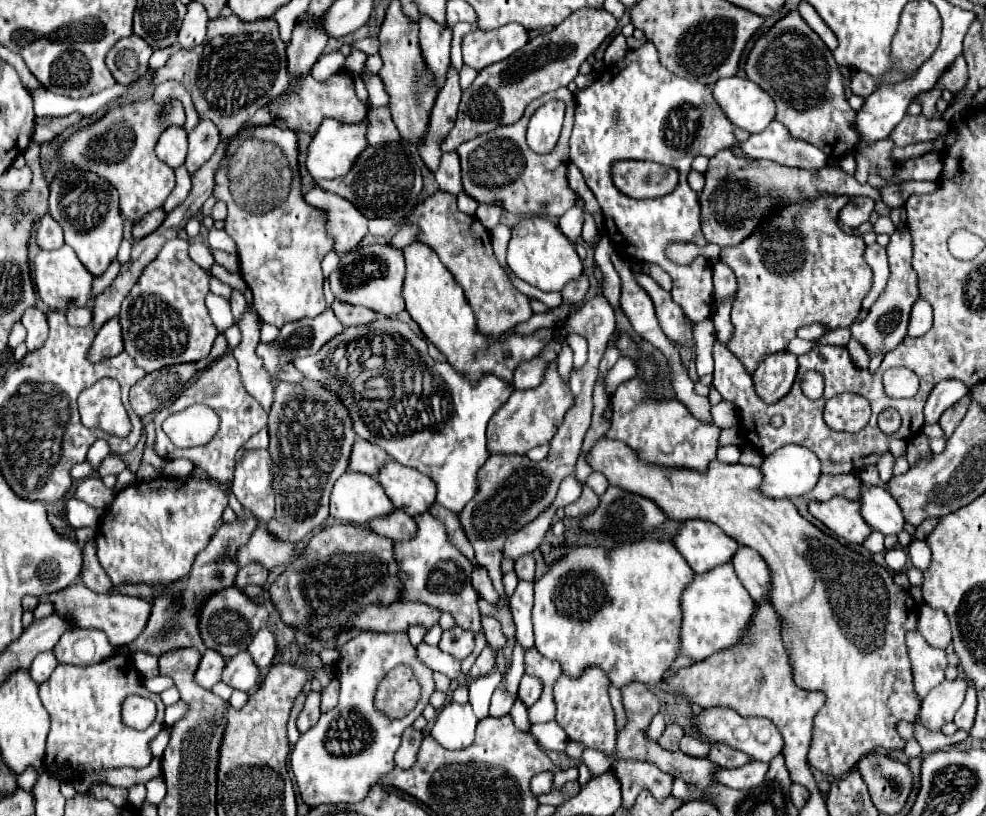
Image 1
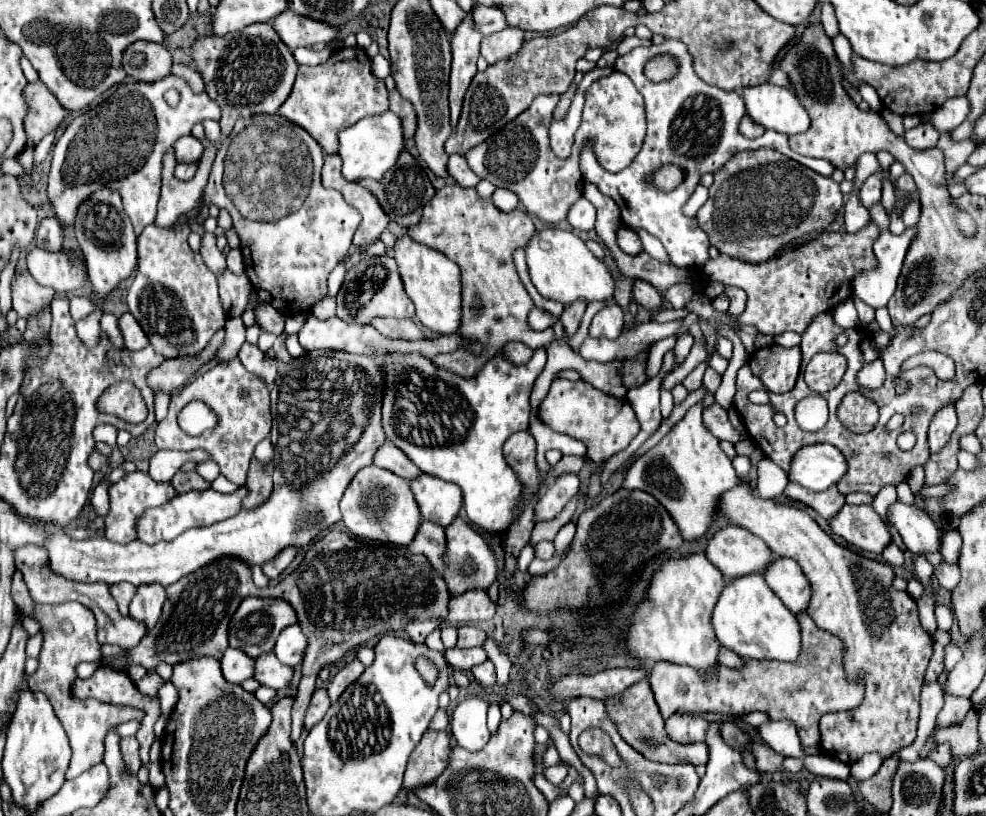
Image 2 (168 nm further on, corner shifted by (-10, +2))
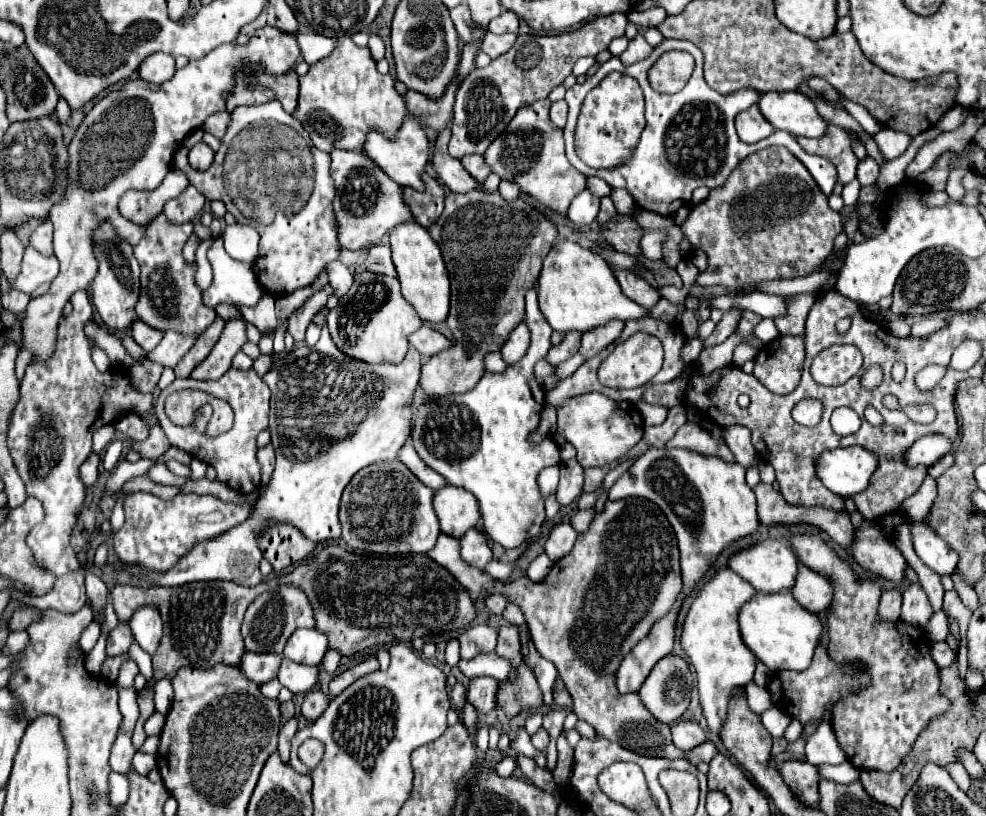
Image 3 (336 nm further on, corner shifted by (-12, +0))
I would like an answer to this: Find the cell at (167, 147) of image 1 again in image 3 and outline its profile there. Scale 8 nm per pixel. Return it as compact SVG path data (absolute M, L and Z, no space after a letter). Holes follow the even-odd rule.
M197 143L197 145L193 145L191 151L189 151L189 165L191 165L193 169L205 171L205 169L211 165L213 155L215 155L215 153L213 153L213 149L211 149L209 145Z

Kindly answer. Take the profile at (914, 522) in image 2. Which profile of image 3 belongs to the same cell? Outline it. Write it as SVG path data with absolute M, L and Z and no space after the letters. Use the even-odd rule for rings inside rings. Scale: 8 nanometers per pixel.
M925 521L911 525L913 533L913 547L919 559L937 571L939 575L951 575L957 567L959 555L939 537L937 531L933 531Z

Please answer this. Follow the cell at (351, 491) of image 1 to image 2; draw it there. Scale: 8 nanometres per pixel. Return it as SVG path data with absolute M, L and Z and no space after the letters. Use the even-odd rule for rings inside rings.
M375 465L357 471L341 499L341 513L343 525L351 537L381 541L387 545L409 545L423 521L419 505L411 495L409 481Z

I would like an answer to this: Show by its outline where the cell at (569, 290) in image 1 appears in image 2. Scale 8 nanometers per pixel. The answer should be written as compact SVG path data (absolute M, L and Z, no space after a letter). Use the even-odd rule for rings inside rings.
M577 301L577 303L573 303L571 307L567 307L565 311L563 311L563 315L561 315L561 323L563 323L563 327L565 327L565 335L567 335L567 339L571 339L573 335L575 335L575 331L579 329L579 323L581 323L581 317L583 317L583 313L585 313L585 301L581 303L581 301Z

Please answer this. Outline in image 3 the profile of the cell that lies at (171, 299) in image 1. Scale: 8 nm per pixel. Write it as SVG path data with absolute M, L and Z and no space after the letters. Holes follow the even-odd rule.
M155 217L147 235L133 247L141 265L141 291L137 301L137 317L159 331L177 331L183 337L199 337L217 317L215 309L203 303L203 289L195 283L197 263L183 259L183 245L193 235L193 223L173 225L165 217Z

